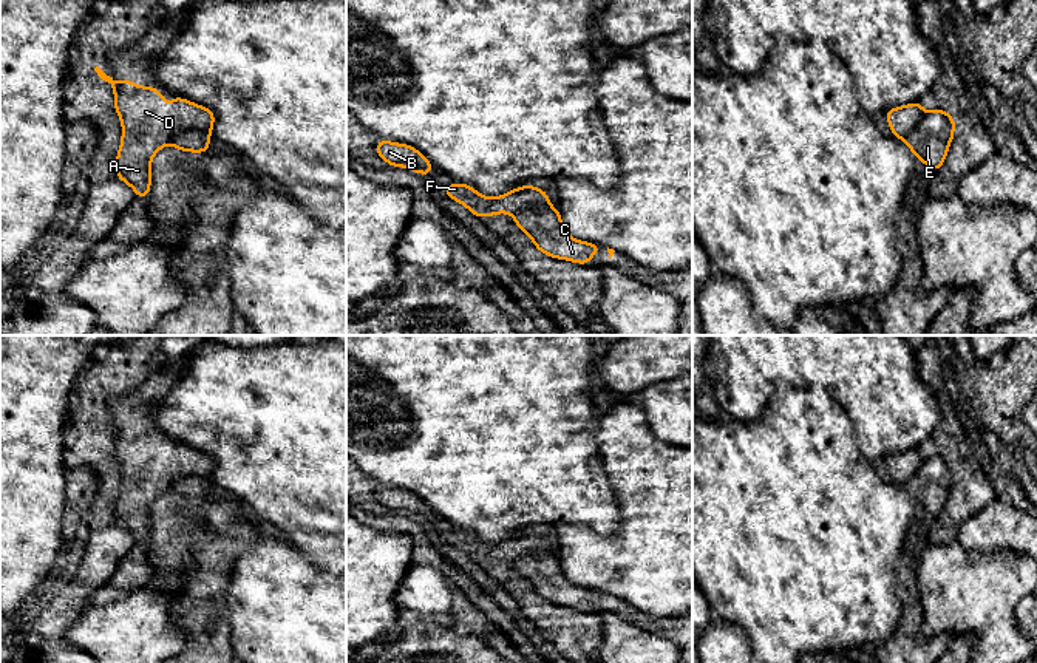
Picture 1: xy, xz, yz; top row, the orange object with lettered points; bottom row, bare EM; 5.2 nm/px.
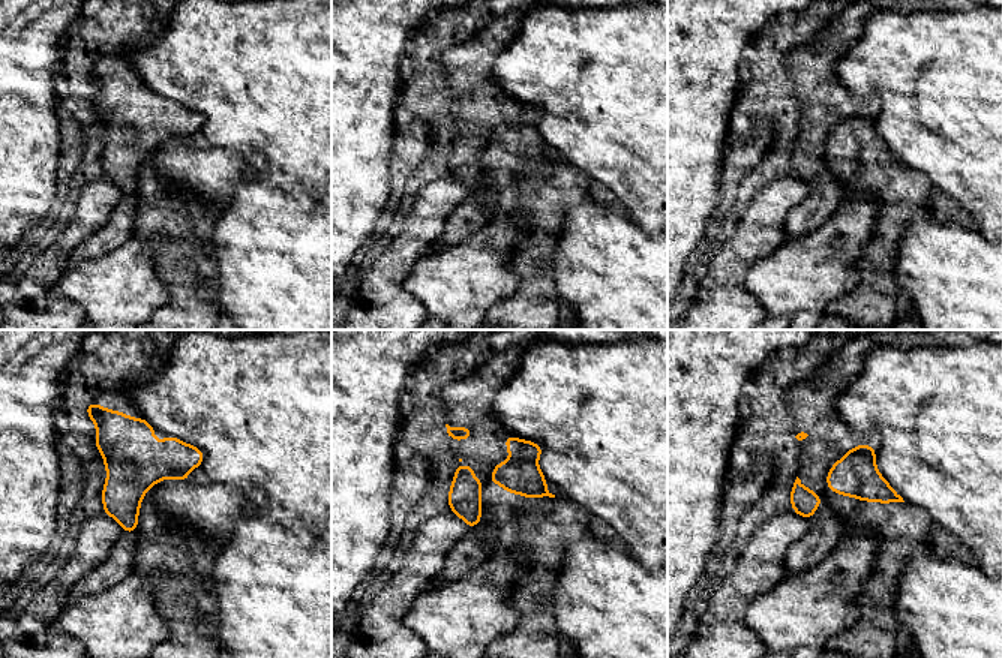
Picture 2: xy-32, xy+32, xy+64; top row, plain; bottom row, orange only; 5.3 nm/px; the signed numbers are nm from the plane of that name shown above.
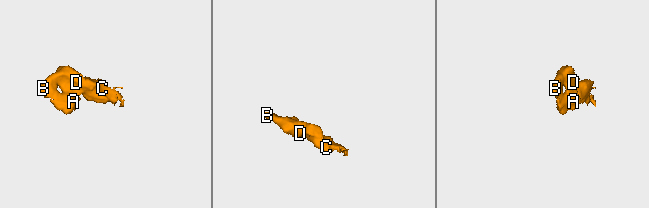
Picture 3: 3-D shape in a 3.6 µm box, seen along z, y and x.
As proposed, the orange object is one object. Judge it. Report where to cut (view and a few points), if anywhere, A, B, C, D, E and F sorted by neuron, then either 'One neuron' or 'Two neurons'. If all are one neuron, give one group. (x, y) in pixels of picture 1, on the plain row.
Split along xy (210, 475), (180, 475), (169, 489). Groups: A B D F / C E. Two neurons

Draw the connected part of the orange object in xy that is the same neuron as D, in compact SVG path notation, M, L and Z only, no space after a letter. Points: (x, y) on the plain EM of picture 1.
M99 413L94 417L113 433L114 456L122 468L116 524L127 529L139 546L145 546L151 532L150 510L158 496L168 491L179 476L212 476L215 459L179 442L165 451L155 433L122 425L114 428Z

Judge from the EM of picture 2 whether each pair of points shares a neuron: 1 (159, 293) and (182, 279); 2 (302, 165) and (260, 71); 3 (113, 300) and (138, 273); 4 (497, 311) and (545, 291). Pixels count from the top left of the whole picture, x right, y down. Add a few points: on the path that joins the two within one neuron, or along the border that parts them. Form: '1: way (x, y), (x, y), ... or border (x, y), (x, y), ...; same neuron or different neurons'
1: border (153, 255), (170, 291), (155, 314); different neurons
2: way (302, 141), (302, 113), (284, 95); same neuron
3: way (119, 294), (132, 279); same neuron
4: way (509, 311), (525, 311), (533, 303); same neuron

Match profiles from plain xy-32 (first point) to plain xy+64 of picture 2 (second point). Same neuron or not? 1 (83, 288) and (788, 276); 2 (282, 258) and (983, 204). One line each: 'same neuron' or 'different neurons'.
1: same neuron
2: different neurons

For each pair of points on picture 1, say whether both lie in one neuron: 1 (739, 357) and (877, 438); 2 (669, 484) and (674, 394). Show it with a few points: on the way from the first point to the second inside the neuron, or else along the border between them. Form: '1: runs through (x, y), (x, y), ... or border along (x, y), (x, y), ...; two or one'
1: runs through (778, 357), (815, 357), (856, 399); one
2: border along (646, 418), (648, 427), (657, 438), (676, 445); two

